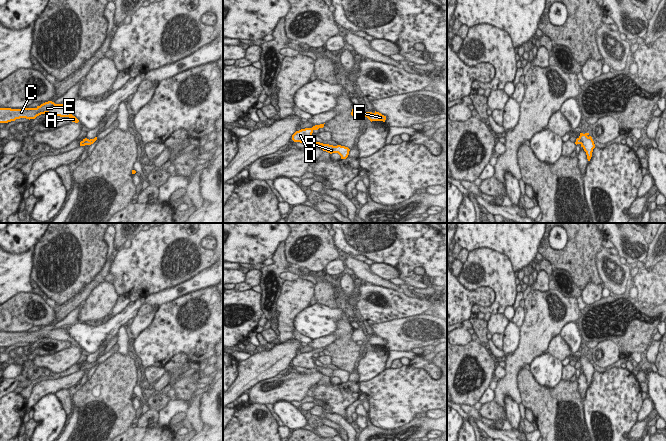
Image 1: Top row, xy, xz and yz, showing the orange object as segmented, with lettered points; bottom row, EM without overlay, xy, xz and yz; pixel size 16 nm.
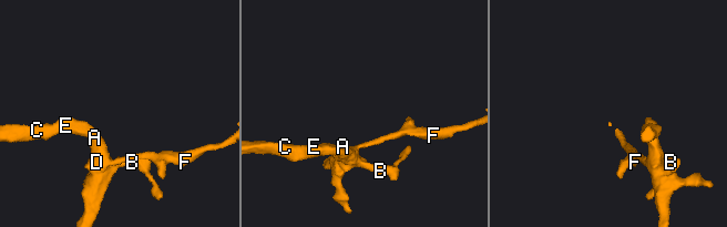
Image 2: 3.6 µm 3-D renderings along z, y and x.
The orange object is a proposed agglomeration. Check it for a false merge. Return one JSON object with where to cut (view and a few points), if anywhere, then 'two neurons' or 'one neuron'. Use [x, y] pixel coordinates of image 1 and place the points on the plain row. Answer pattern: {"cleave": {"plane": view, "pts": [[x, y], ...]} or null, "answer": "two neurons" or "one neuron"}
{"cleave": null, "answer": "one neuron"}

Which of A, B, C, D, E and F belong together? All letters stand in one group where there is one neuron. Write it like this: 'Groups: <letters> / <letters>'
Groups: A B C D E F.

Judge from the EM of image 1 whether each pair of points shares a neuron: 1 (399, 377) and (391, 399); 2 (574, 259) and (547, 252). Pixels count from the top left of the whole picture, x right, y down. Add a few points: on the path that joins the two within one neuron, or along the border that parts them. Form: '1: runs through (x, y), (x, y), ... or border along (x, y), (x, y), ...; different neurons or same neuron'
1: runs through (399, 382), (399, 391), (396, 394); same neuron
2: runs through (567, 259), (559, 259), (554, 256); same neuron

